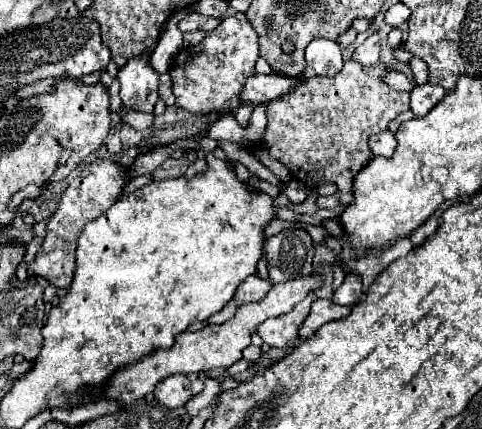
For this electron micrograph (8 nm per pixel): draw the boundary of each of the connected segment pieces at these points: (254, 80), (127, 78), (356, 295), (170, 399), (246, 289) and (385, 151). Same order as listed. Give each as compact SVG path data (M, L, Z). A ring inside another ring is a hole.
M253 75L247 79L241 95L241 103L251 101L251 103L267 103L273 101L285 93L289 93L295 85L299 83L299 77L283 77L283 75Z
M141 53L131 57L119 69L119 83L121 83L121 101L125 107L133 111L153 113L157 101L157 81L159 75L151 67L151 57Z
M347 275L343 285L333 293L333 303L337 305L355 305L361 299L361 279L357 275Z
M171 375L171 377L163 379L161 383L157 383L153 395L165 407L171 407L171 409L183 407L189 401L189 397L193 395L191 381L187 375Z
M251 275L247 277L239 287L237 287L237 293L235 297L215 315L211 315L207 319L207 323L223 323L227 319L233 317L233 313L237 311L237 307L245 305L245 303L251 303L251 301L259 301L267 295L267 291L271 289L271 281L269 279L261 279L259 275Z
M381 131L371 135L369 139L369 149L373 151L373 155L383 155L383 157L391 157L393 151L397 147L395 135L391 131Z

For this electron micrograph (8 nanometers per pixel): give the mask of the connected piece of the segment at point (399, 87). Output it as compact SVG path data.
M399 71L387 73L387 75L385 75L385 83L387 83L389 87L393 87L395 91L411 91L411 87L413 87L413 83L411 83L403 73L399 73Z

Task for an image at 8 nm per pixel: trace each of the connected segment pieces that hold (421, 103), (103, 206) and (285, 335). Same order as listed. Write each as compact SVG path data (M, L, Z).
M429 83L427 85L415 85L413 91L411 91L411 111L417 117L423 117L445 95L447 95L447 91L443 87L439 87L439 85L429 85Z
M95 159L89 163L65 189L55 213L51 215L47 223L47 233L45 241L35 257L35 261L29 265L29 275L37 275L53 283L55 287L69 287L73 281L73 271L75 271L75 249L77 249L77 239L83 231L83 225L97 219L103 211L107 211L117 199L125 183L129 181L127 177L127 167L113 163L109 159Z
M309 293L301 303L297 303L289 313L267 319L257 327L257 335L271 347L289 347L297 339L297 329L303 319L309 315L309 307L313 303L315 293Z

